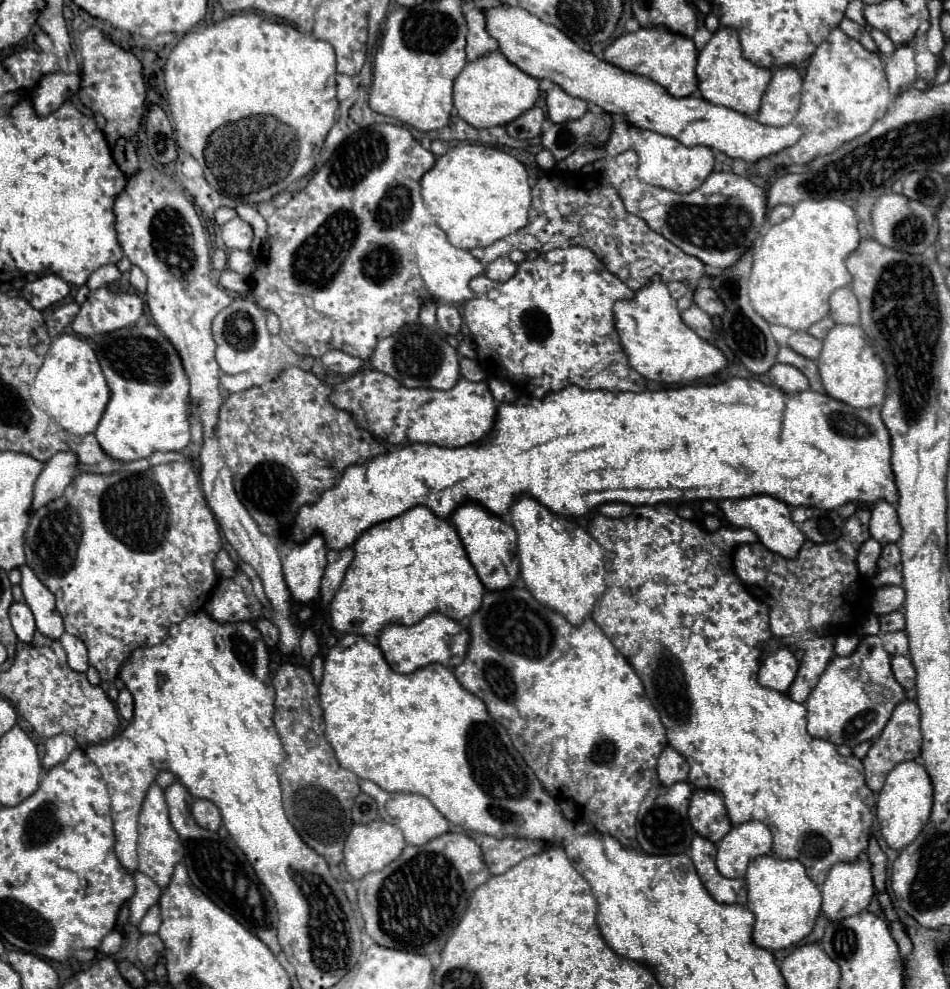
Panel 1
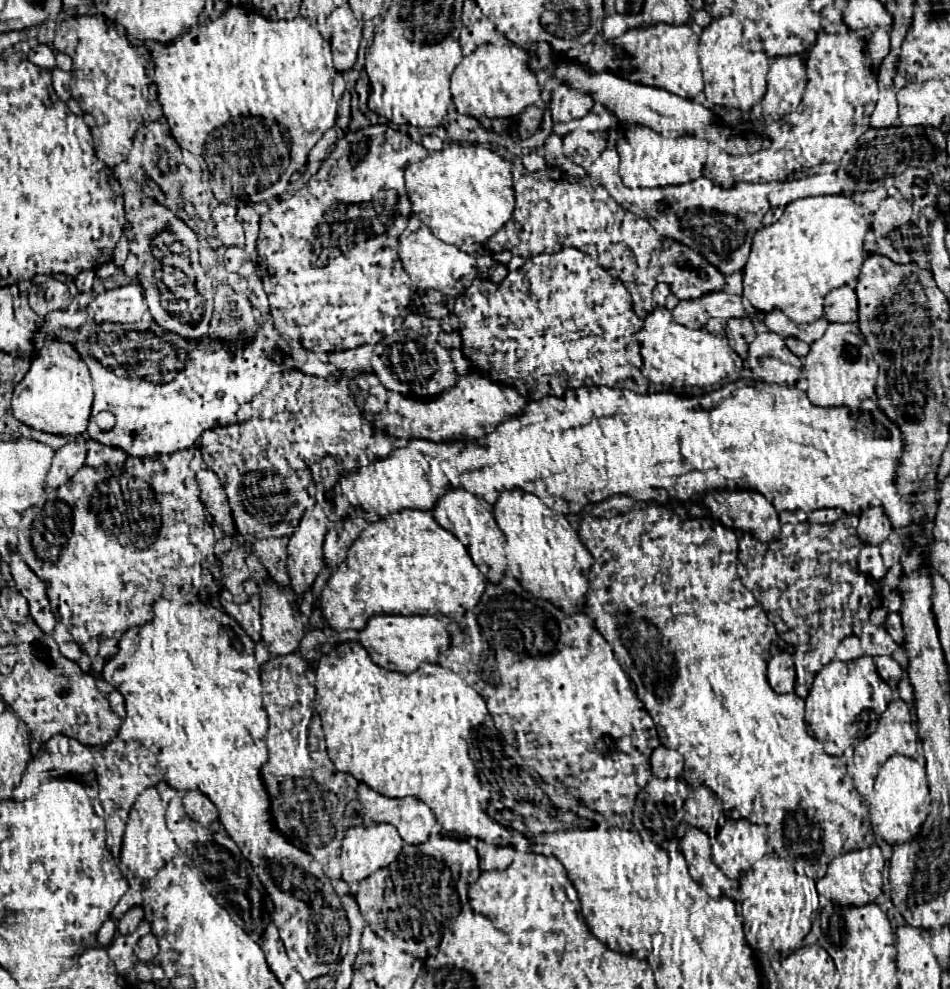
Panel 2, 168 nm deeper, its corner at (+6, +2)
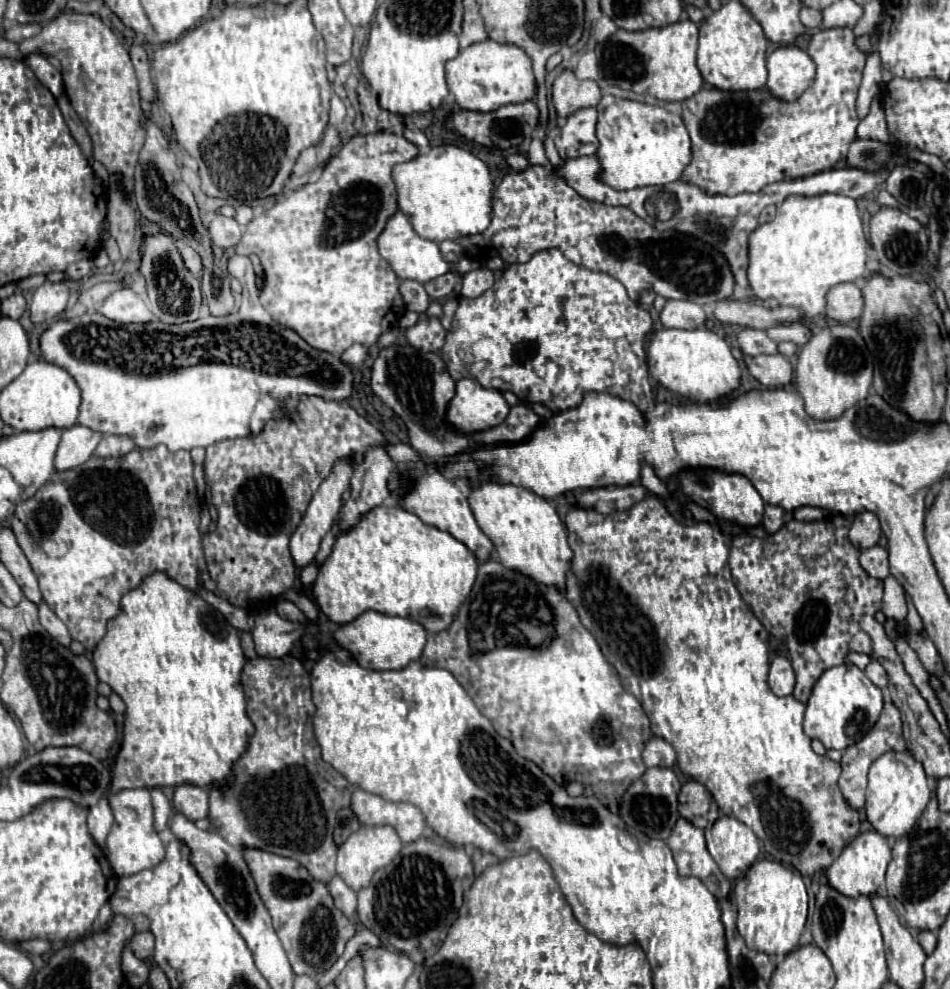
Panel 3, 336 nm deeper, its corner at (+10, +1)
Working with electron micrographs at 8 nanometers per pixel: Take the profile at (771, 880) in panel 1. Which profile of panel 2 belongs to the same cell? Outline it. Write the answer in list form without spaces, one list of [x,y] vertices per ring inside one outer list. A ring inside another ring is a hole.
[[[762,855],[740,875],[740,917],[746,941],[758,951],[784,951],[798,945],[810,931],[812,914],[820,909],[815,880],[796,873],[792,863],[778,855]]]

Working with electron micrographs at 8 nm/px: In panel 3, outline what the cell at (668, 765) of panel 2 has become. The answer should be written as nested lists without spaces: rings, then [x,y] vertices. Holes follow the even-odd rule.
[[[652,736],[644,750],[642,750],[642,758],[644,758],[644,764],[650,768],[650,766],[664,766],[664,768],[672,768],[674,762],[676,762],[676,752],[674,748],[670,746],[670,742],[666,742],[664,738],[658,738],[658,736]]]

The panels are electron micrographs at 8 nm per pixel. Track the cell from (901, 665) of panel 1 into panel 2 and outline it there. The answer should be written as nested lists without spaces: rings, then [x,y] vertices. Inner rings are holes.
[[[874,657],[874,663],[876,663],[876,669],[878,669],[878,675],[890,685],[890,687],[896,687],[898,681],[904,677],[904,669],[890,657]]]

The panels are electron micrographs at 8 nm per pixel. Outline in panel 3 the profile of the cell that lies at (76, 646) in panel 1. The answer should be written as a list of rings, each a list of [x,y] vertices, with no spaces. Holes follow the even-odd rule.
[[[44,600],[38,604],[38,608],[40,608],[40,624],[44,626],[44,630],[46,630],[54,640],[58,640],[62,646],[70,646],[72,638],[70,638],[70,632],[68,632],[68,628],[66,628],[66,624],[48,608],[48,604],[46,604]]]

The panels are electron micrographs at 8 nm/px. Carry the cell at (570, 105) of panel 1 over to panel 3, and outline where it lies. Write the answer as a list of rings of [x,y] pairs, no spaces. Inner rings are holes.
[[[562,70],[554,80],[552,102],[556,106],[558,116],[568,118],[572,112],[596,106],[600,100],[600,88],[596,80],[578,80],[572,70]]]

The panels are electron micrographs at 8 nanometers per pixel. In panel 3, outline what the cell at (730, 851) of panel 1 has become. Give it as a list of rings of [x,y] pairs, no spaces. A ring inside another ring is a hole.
[[[720,816],[712,826],[708,850],[722,874],[730,880],[738,880],[756,860],[760,844],[746,824],[730,816]]]

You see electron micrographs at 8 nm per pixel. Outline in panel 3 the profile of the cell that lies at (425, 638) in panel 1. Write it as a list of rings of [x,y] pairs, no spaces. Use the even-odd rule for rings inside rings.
[[[368,610],[362,612],[356,620],[340,626],[334,632],[334,640],[346,648],[352,658],[368,670],[400,670],[412,660],[418,660],[424,644],[426,644],[426,630],[410,620],[410,618],[398,618],[398,616],[384,616],[380,612]]]

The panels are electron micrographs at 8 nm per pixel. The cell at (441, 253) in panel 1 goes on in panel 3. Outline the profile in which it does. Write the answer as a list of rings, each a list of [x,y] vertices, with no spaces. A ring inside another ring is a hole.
[[[396,212],[394,216],[388,218],[388,222],[386,222],[382,234],[378,236],[376,244],[378,244],[380,256],[390,264],[390,268],[396,272],[398,278],[416,280],[416,282],[422,282],[422,284],[428,282],[428,280],[432,280],[432,278],[436,278],[436,276],[442,276],[442,274],[448,272],[448,270],[456,270],[456,272],[460,272],[460,274],[466,274],[466,272],[470,272],[470,270],[480,268],[480,262],[478,262],[478,260],[472,260],[472,258],[466,258],[466,256],[464,256],[462,260],[454,262],[454,264],[444,262],[438,244],[432,242],[432,240],[420,238],[420,236],[412,230],[410,220],[408,220],[402,212]]]

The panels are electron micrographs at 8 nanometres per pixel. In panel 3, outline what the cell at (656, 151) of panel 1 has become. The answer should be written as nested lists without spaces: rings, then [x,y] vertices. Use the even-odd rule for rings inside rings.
[[[602,96],[596,124],[600,180],[614,190],[632,190],[642,186],[662,186],[682,178],[682,170],[690,164],[690,136],[682,116],[668,112],[664,106],[640,100]]]

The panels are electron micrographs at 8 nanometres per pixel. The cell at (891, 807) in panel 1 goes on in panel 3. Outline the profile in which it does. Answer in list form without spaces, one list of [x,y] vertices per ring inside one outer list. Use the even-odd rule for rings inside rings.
[[[886,752],[868,770],[866,788],[866,816],[872,828],[884,836],[900,838],[908,834],[930,800],[928,778],[924,768],[910,752]]]

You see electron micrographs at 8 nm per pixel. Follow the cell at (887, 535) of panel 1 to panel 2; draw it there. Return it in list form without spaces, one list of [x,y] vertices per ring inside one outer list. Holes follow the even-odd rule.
[[[868,507],[860,513],[858,535],[862,543],[880,545],[892,535],[892,525],[880,507]]]

